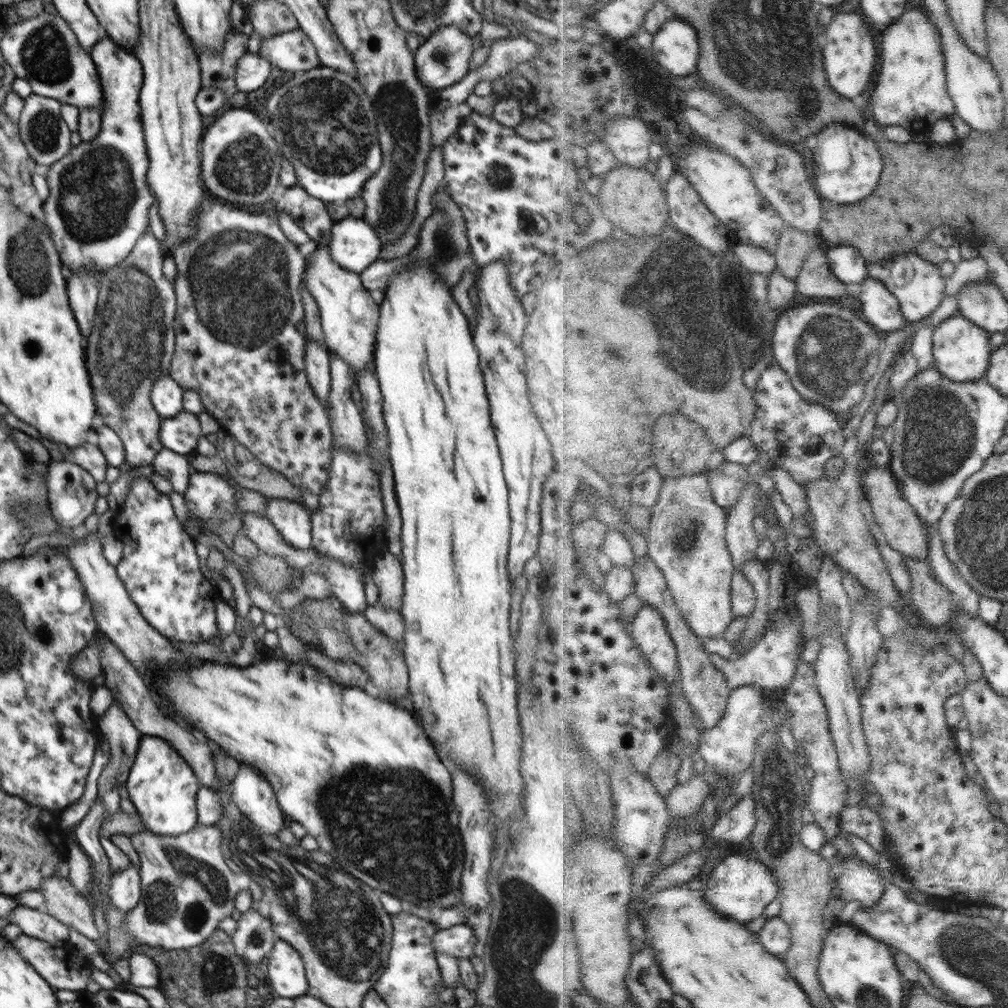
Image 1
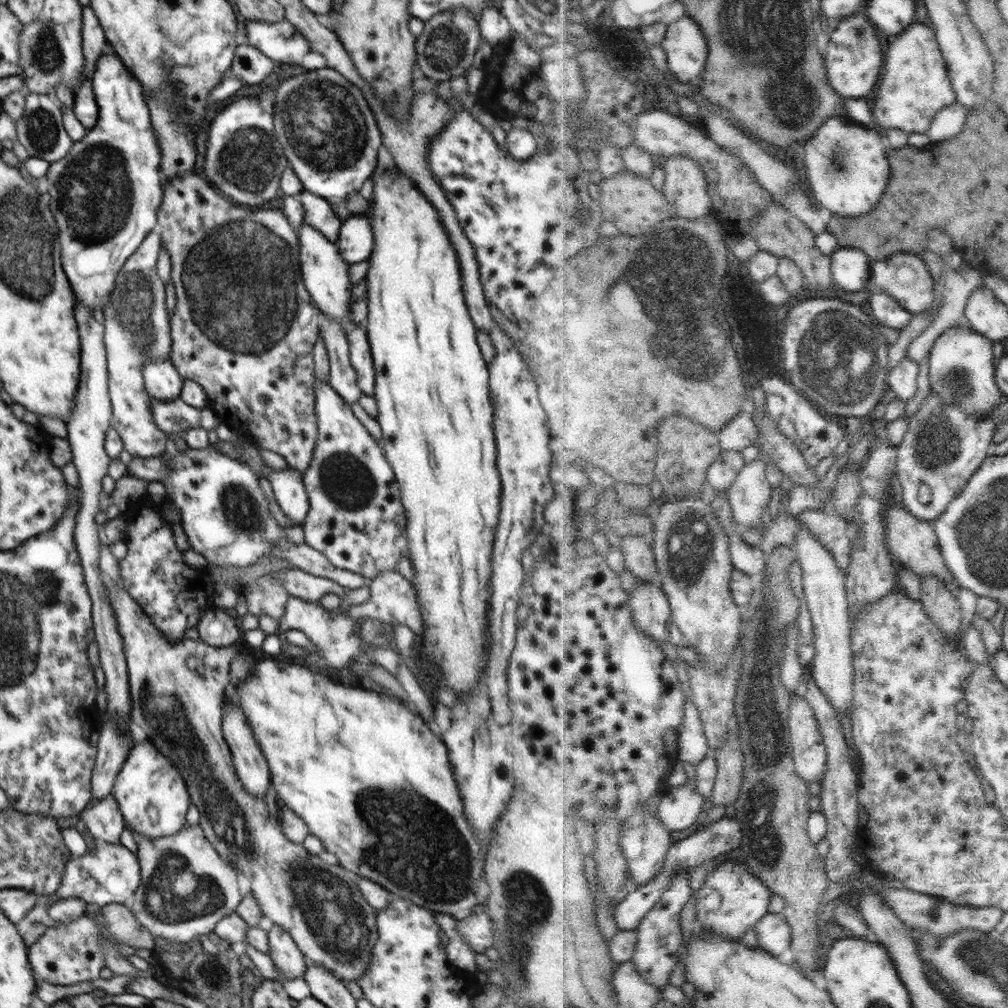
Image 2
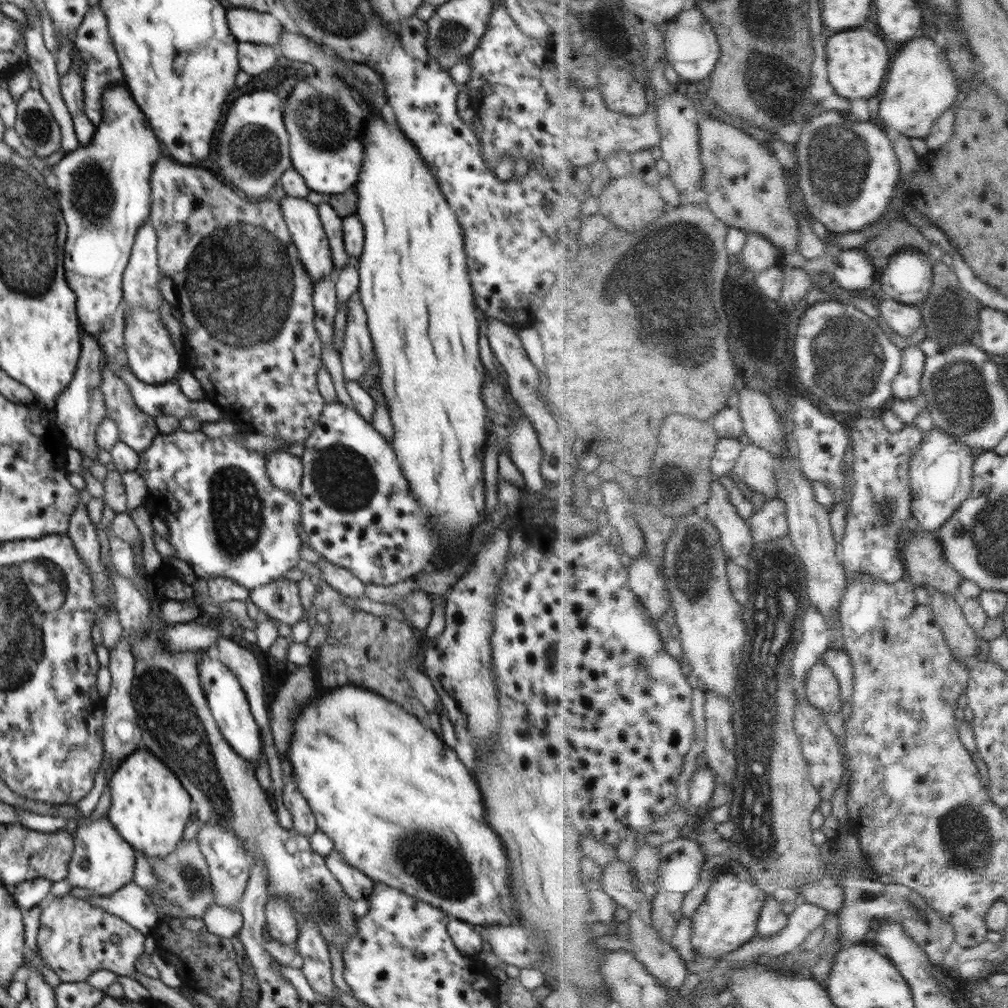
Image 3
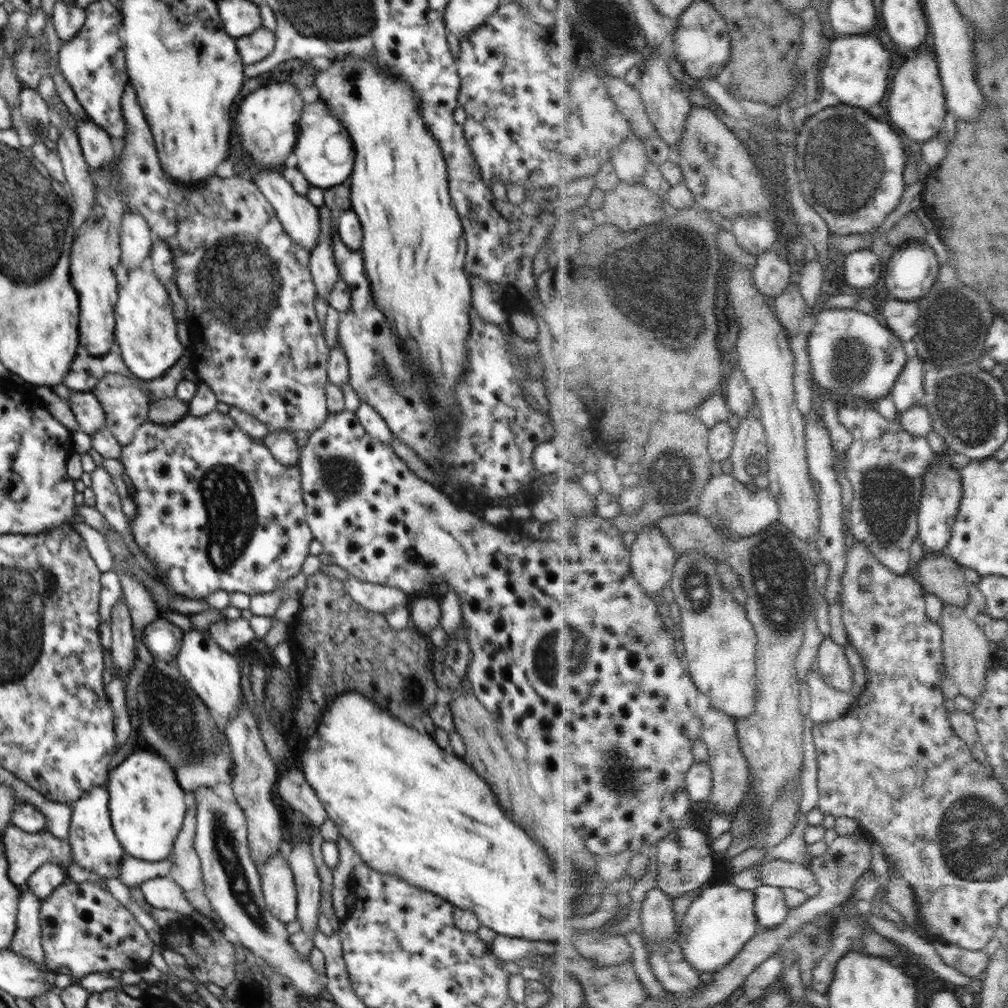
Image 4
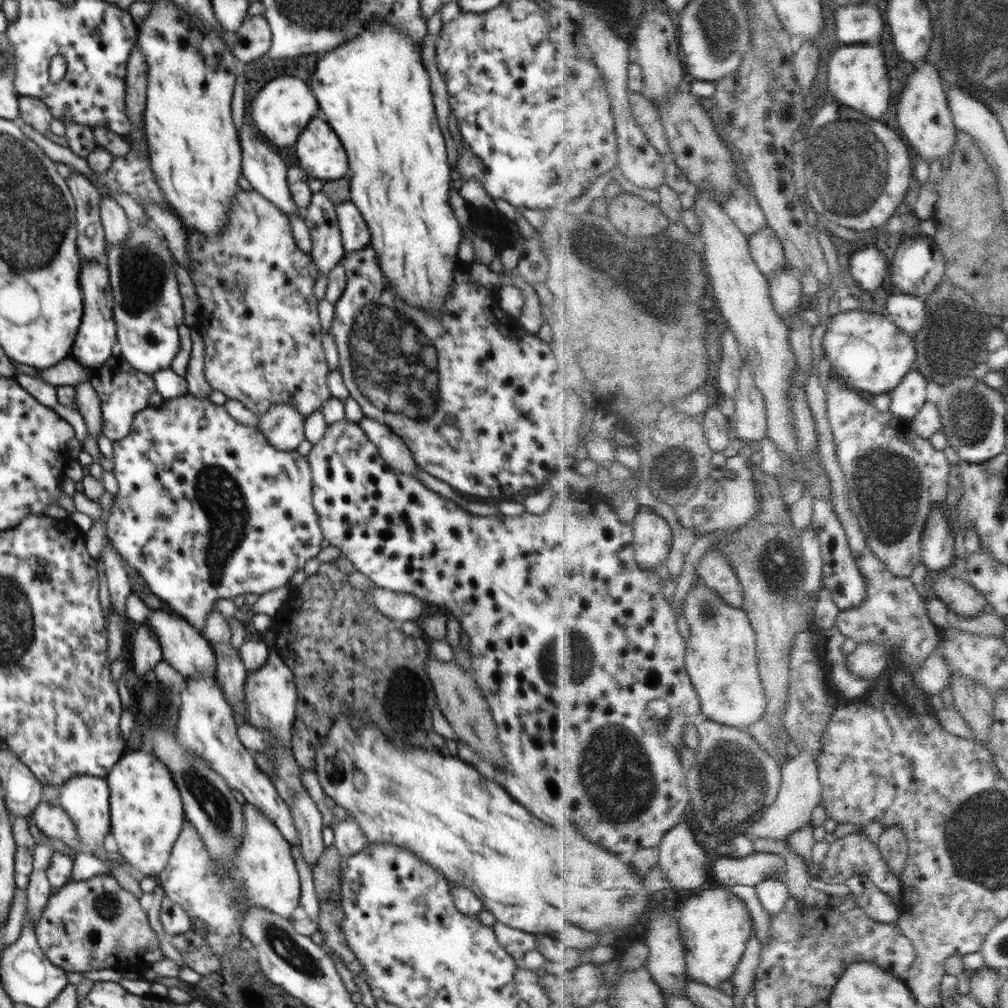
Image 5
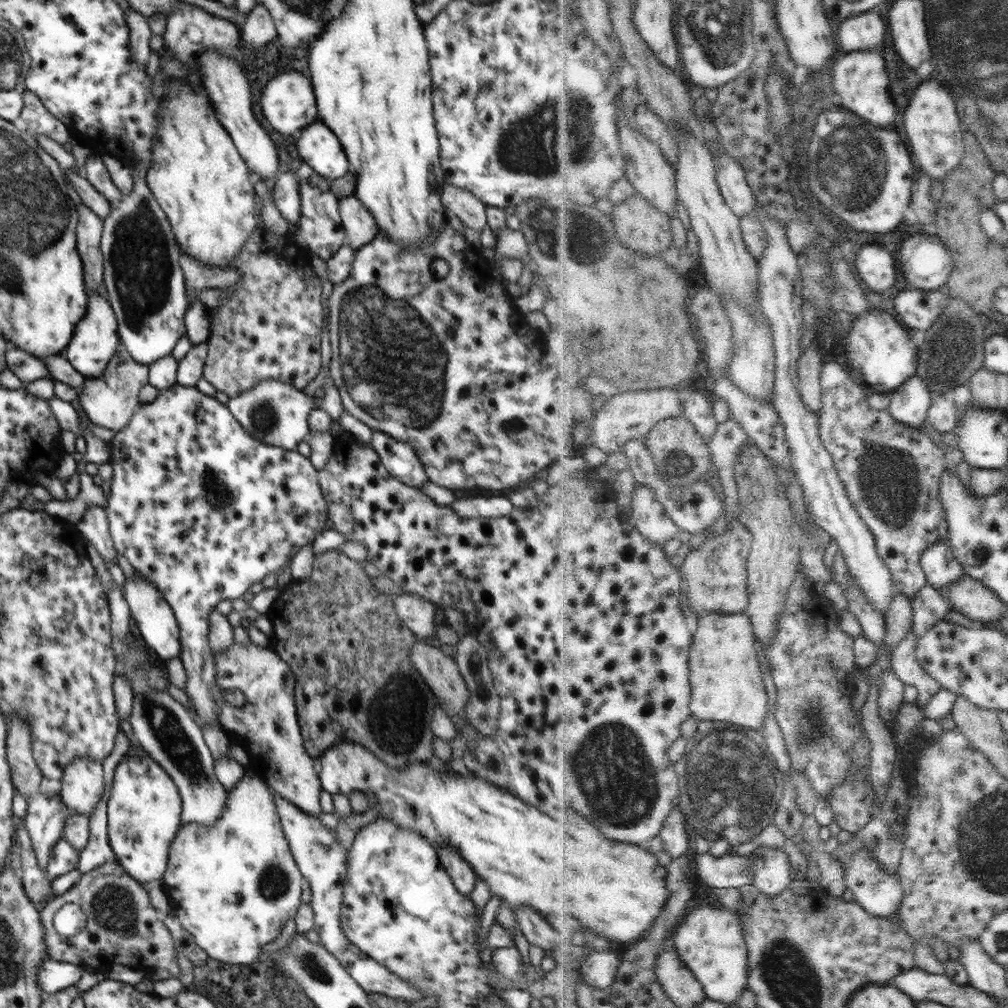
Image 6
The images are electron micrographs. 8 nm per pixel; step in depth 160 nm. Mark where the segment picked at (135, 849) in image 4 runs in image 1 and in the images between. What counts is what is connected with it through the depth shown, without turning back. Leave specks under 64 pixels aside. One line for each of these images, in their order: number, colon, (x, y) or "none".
1: (162, 786)
2: (152, 796)
3: (150, 809)

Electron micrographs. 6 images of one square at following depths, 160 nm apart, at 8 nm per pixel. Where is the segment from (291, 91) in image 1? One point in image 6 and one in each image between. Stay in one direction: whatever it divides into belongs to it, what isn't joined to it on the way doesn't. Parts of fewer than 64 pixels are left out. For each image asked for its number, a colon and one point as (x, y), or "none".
2: (327, 115)
3: (324, 122)
4: (325, 155)
5: (320, 152)
6: (318, 147)

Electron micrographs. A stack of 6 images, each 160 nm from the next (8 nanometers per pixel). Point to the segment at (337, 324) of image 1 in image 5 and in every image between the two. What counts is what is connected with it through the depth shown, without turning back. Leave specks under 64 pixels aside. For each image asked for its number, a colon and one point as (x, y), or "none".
2: (325, 273)
3: (301, 216)
4: (300, 218)
5: (265, 170)

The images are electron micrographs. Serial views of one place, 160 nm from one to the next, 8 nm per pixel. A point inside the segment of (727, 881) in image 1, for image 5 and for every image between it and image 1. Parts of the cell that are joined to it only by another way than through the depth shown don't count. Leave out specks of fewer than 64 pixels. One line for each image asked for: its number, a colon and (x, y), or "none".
2: (733, 900)
3: (729, 918)
4: (719, 924)
5: (717, 925)

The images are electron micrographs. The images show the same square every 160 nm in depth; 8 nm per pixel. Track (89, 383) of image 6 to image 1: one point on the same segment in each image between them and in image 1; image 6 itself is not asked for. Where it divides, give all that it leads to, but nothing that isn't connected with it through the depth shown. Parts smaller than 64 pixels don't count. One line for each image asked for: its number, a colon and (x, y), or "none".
1: (132, 344)
2: (136, 324)
3: (137, 429)
4: (126, 403)
5: (123, 391)

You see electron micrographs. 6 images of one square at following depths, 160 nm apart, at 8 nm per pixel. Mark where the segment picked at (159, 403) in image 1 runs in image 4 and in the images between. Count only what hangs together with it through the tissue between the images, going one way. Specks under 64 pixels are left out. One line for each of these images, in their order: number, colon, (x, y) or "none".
2: (162, 381)
3: (150, 353)
4: (145, 329)

